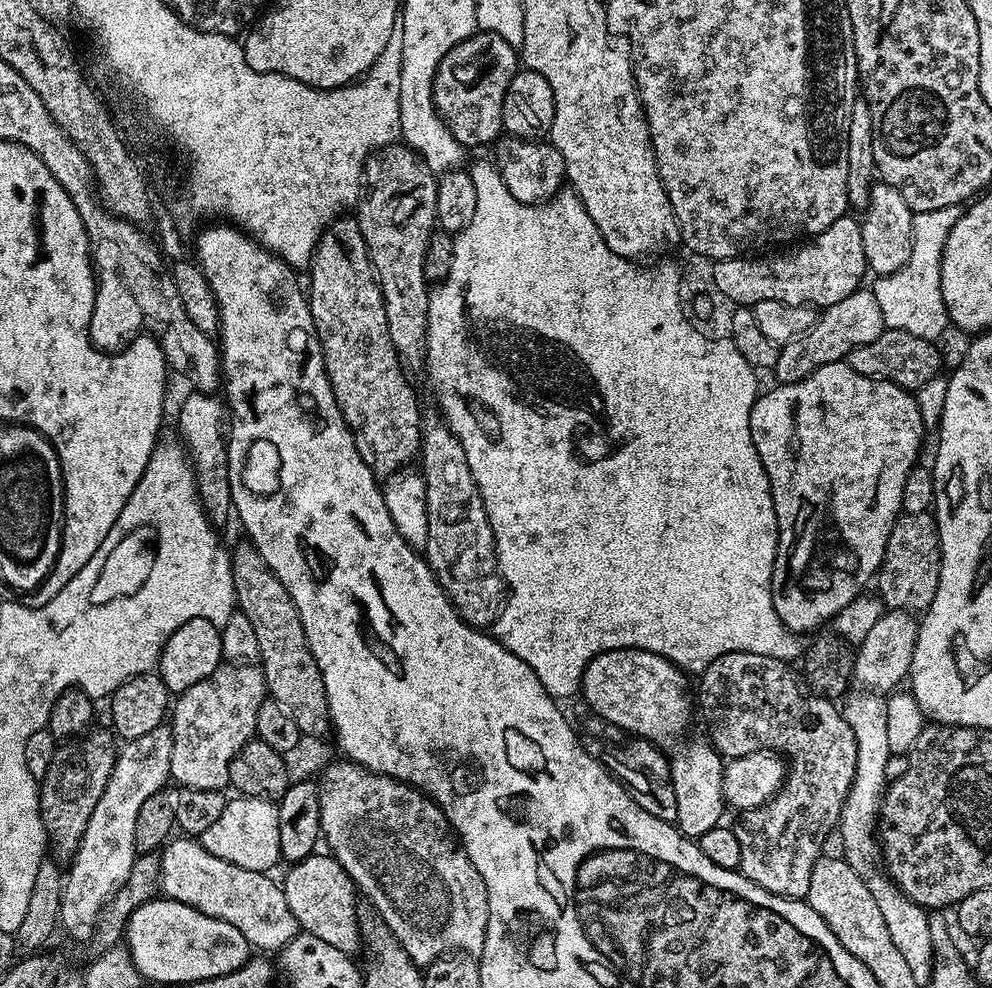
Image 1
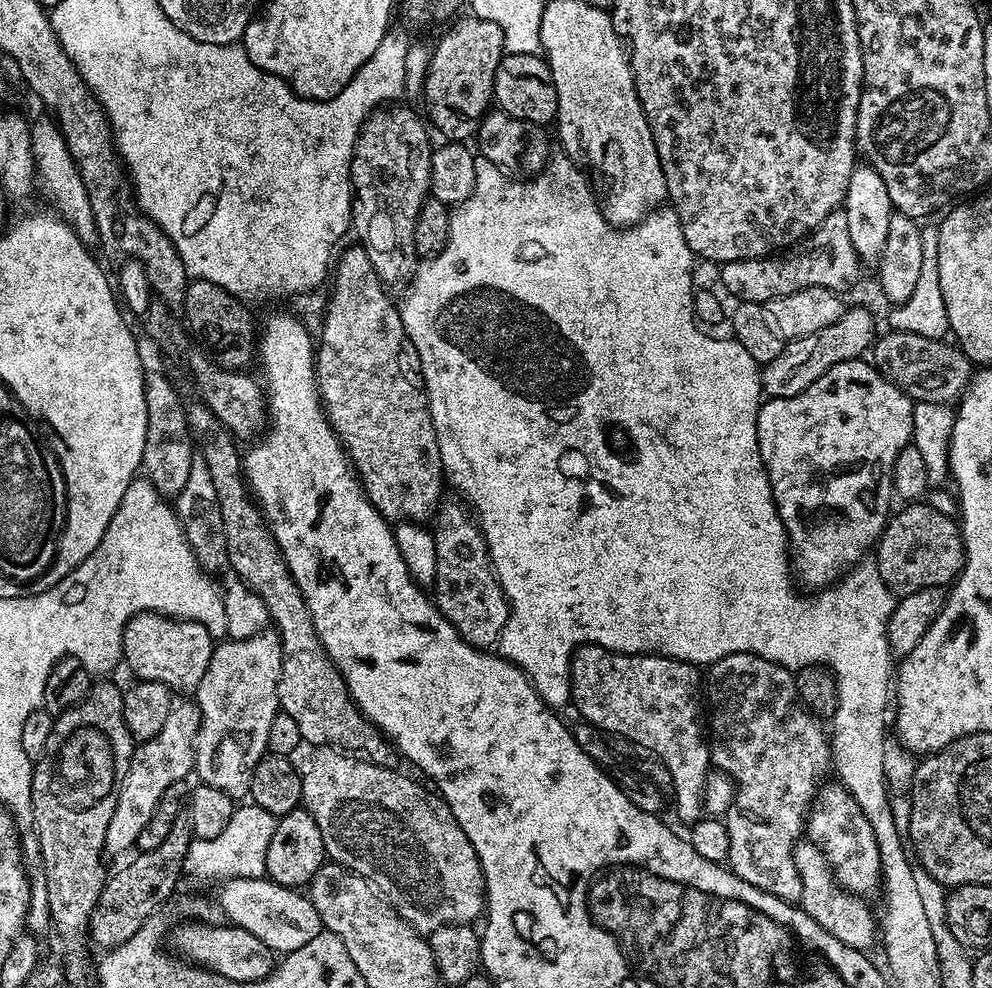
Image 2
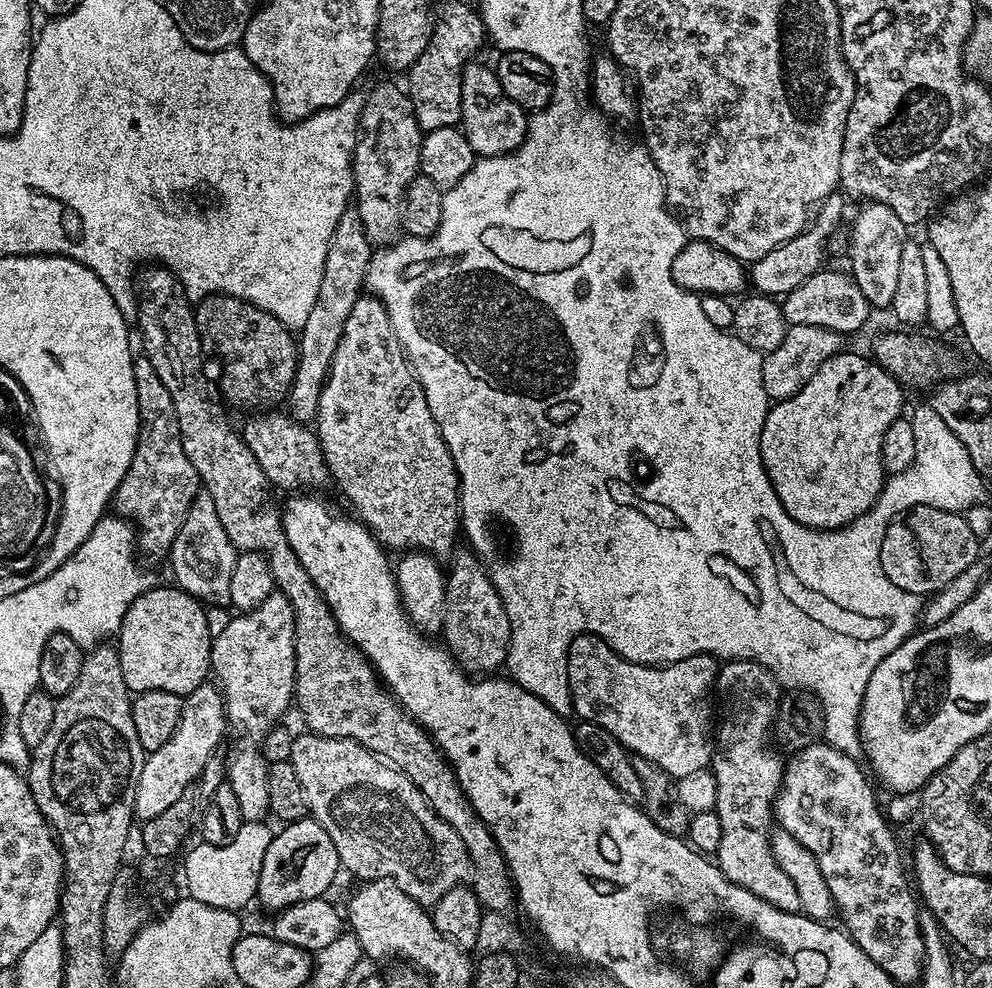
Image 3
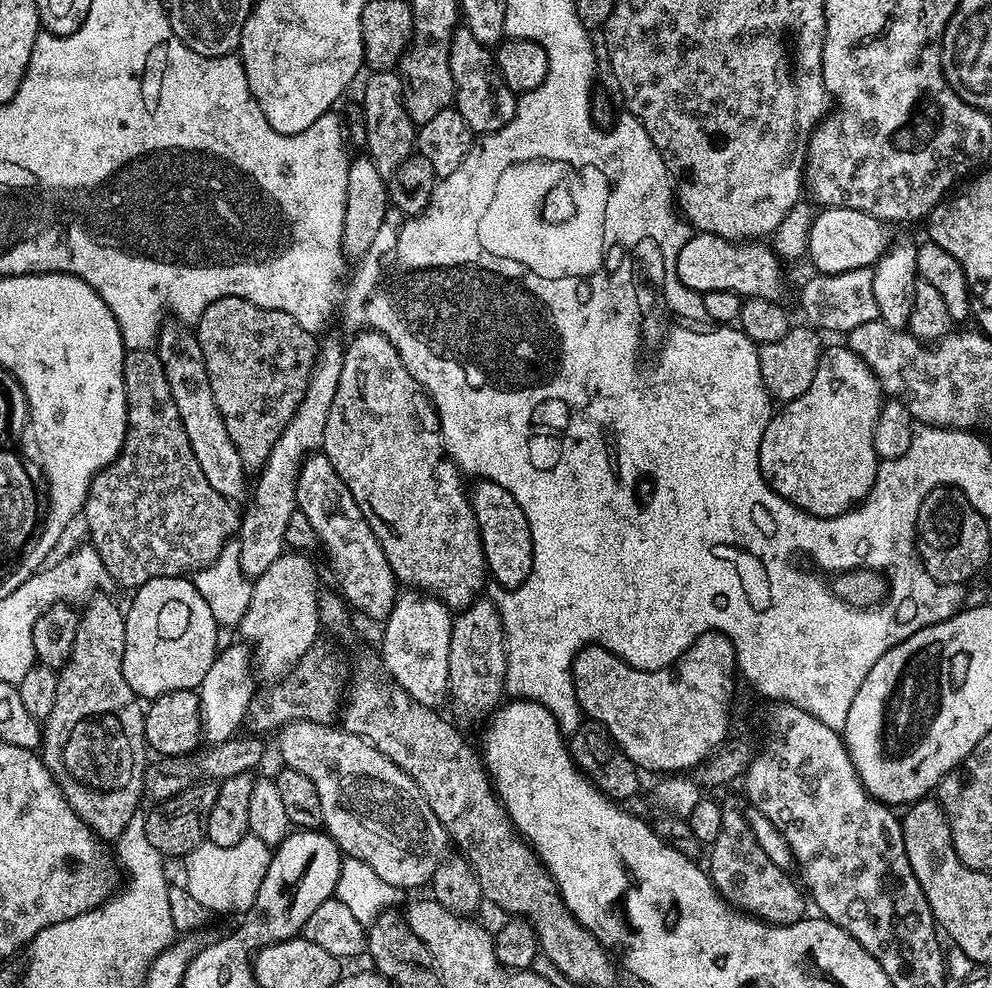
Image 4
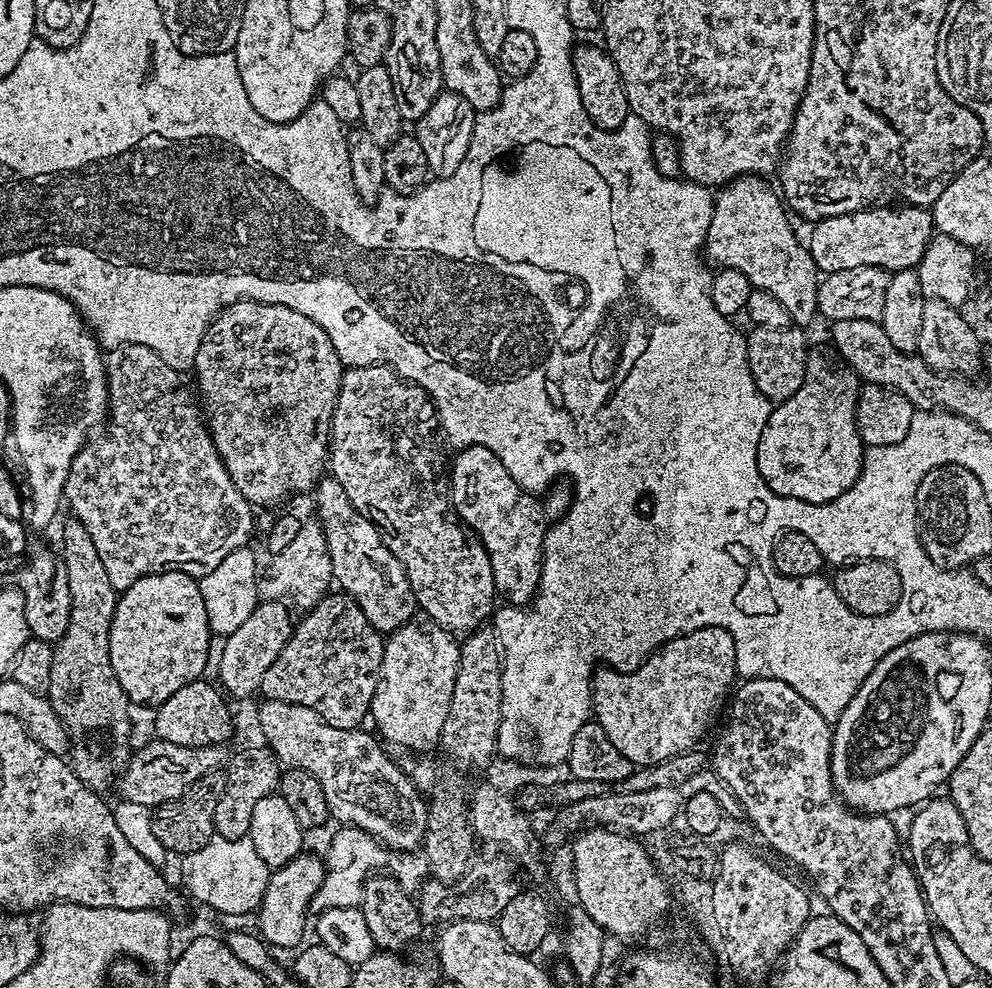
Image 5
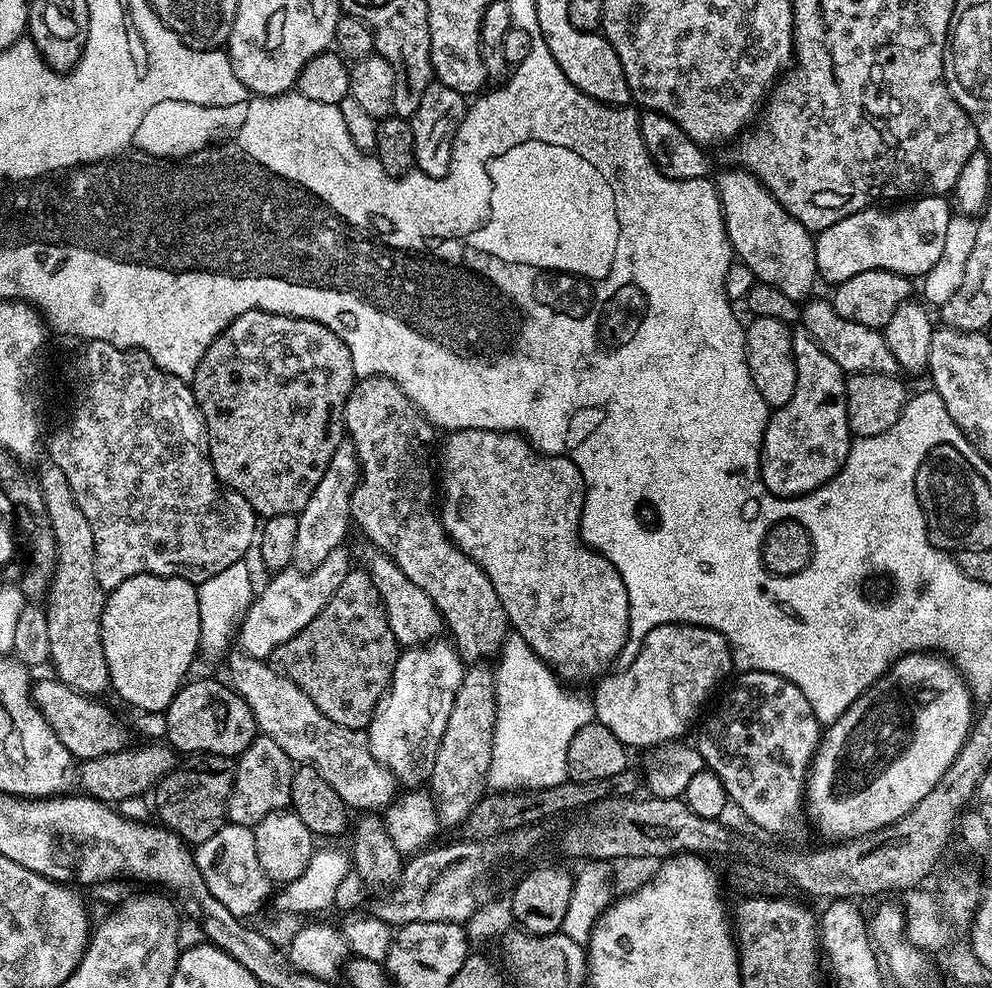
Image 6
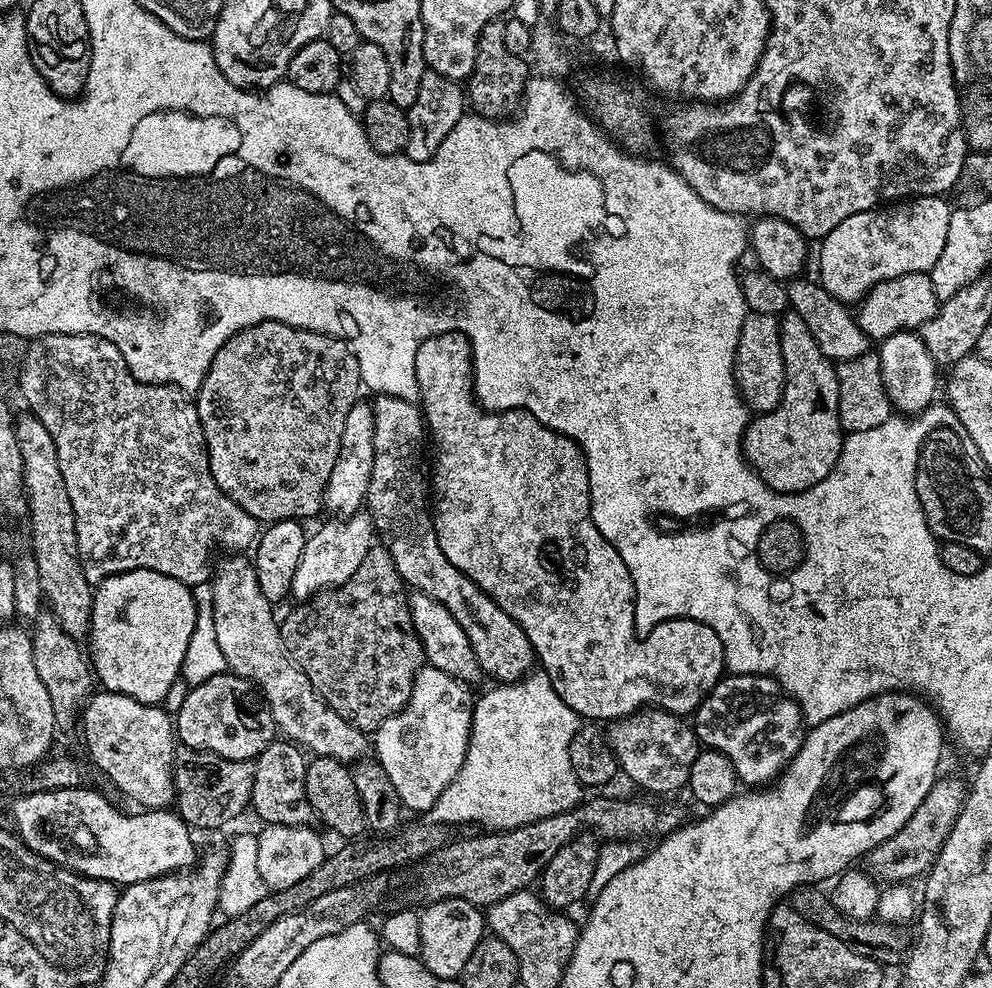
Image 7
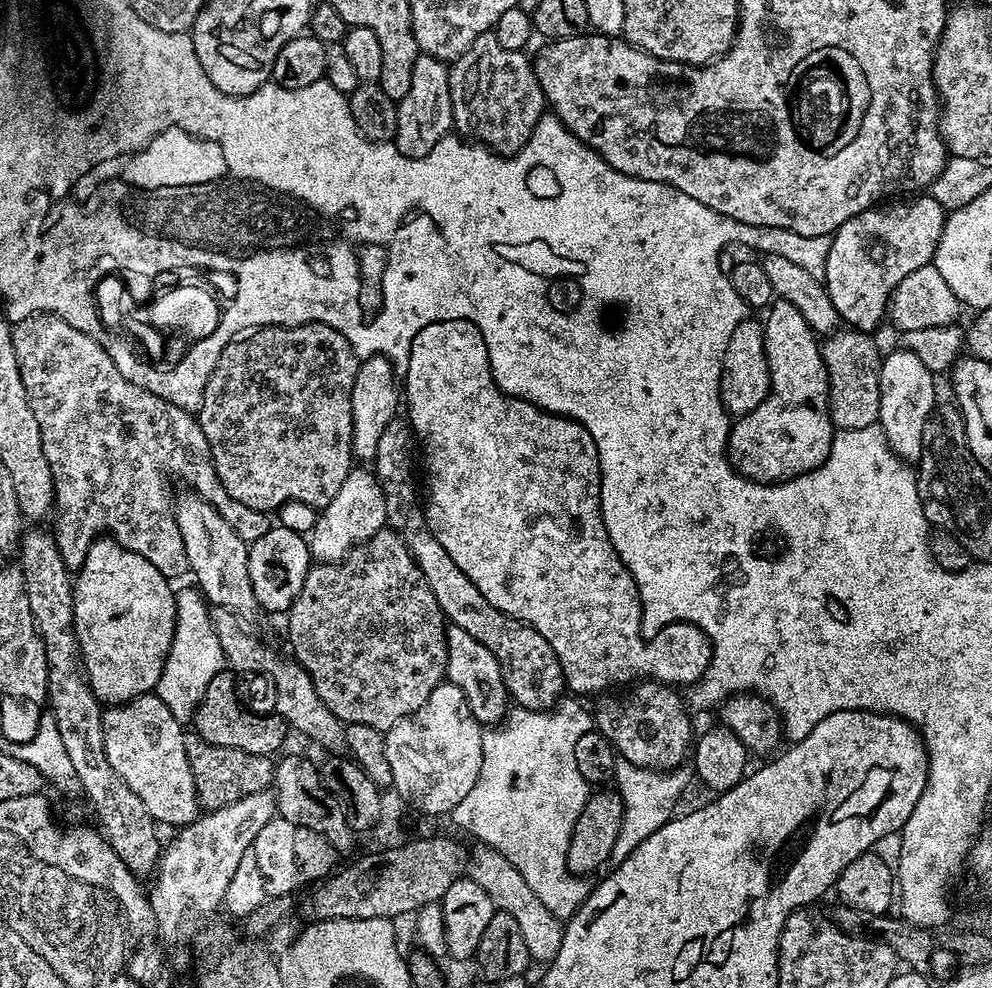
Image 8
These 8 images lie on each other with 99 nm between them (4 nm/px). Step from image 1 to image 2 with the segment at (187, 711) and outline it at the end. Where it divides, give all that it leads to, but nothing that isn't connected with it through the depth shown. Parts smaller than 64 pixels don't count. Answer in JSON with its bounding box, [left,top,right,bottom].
[192,630,282,796]

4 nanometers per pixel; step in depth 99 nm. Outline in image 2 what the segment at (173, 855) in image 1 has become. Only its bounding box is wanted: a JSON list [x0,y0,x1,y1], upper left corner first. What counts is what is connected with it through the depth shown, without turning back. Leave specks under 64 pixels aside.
[218,878,322,954]

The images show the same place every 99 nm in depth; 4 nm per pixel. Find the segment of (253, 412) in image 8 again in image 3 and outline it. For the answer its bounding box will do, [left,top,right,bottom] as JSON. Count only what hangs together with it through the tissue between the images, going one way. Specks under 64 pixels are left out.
[194,296,298,406]

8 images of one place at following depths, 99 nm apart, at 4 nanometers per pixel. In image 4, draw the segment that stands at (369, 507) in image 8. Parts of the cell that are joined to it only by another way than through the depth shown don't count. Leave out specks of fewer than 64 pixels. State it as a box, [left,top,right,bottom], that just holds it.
[198,643,254,744]

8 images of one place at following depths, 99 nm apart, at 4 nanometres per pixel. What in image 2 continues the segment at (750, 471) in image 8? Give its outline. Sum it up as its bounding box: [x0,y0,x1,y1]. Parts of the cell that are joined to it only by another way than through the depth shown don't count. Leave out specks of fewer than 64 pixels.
[758,359,913,590]

